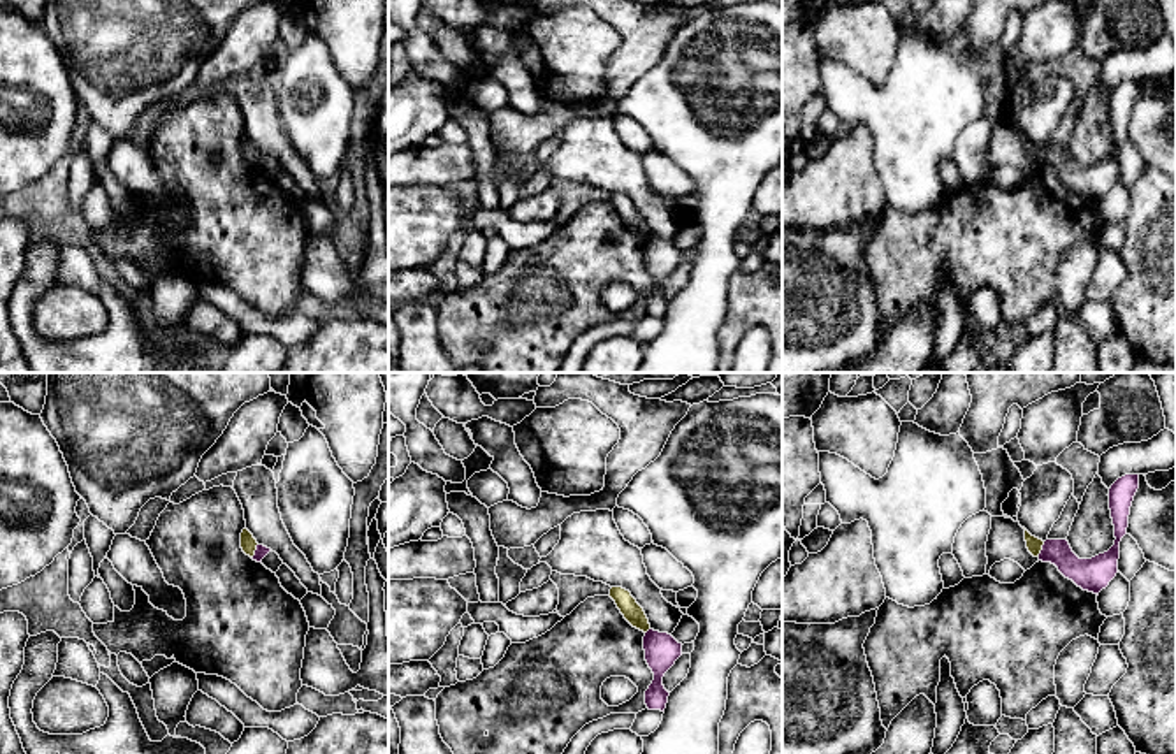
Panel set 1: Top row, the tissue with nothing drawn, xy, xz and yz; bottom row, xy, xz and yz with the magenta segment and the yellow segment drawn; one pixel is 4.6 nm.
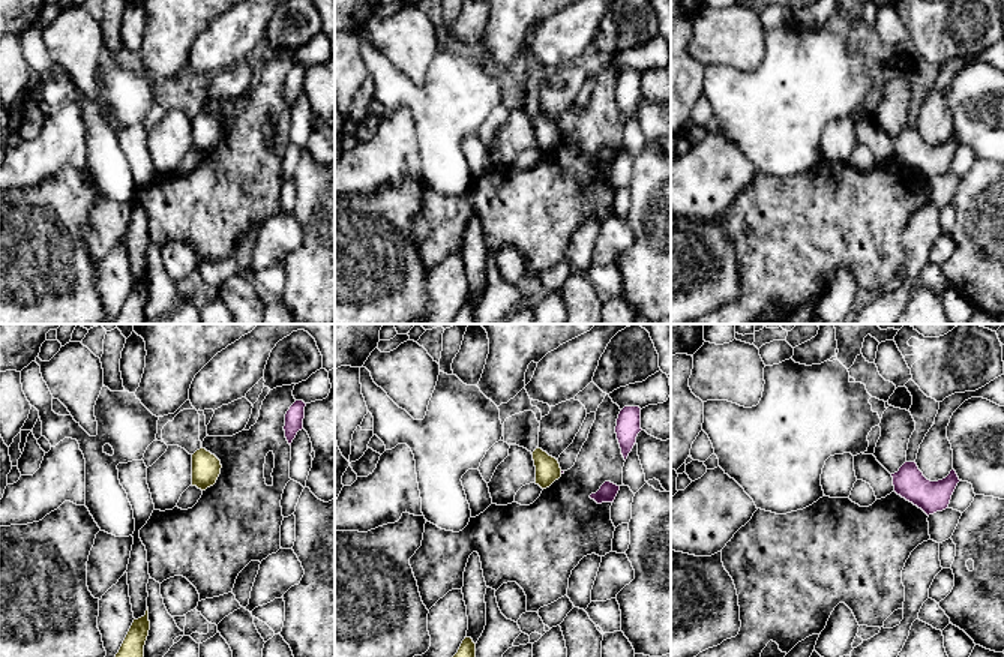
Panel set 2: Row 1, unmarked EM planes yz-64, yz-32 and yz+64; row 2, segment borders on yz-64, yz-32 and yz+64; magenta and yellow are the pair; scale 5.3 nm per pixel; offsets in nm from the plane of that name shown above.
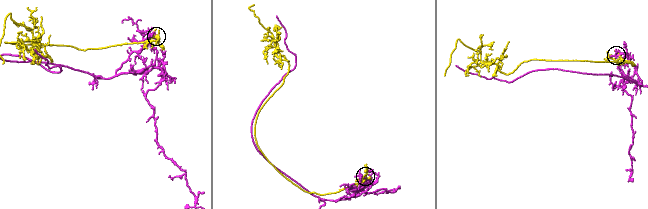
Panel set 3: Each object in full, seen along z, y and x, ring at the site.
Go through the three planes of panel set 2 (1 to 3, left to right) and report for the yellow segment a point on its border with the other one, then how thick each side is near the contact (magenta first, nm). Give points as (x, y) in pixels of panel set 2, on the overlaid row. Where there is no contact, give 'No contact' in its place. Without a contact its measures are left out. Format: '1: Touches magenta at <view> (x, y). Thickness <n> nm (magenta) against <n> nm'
1: No contact
2: No contact
3: No contact

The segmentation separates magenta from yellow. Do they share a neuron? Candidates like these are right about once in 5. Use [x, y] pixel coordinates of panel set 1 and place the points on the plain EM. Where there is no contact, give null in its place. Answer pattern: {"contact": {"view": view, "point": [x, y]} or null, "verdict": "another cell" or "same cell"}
{"contact": {"view": "yz", "point": [1043, 155]}, "verdict": "another cell"}

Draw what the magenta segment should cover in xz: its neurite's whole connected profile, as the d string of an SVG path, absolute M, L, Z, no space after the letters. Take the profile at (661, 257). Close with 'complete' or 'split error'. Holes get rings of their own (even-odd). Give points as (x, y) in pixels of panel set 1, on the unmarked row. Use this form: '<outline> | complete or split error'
M649 236L643 243L645 267L654 279L654 286L645 297L645 311L649 316L664 318L670 299L663 292L664 279L682 262L682 250L671 241Z | complete

